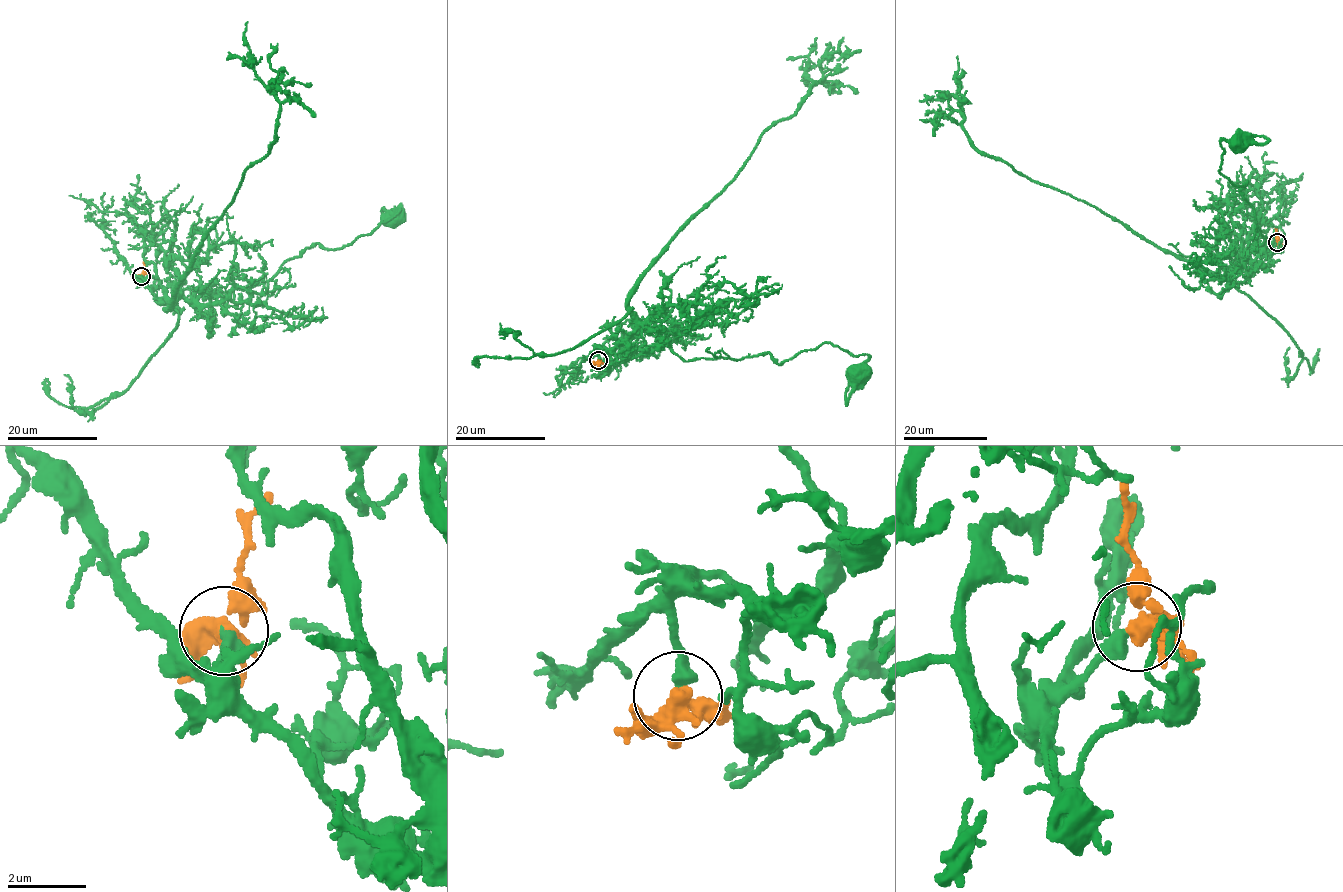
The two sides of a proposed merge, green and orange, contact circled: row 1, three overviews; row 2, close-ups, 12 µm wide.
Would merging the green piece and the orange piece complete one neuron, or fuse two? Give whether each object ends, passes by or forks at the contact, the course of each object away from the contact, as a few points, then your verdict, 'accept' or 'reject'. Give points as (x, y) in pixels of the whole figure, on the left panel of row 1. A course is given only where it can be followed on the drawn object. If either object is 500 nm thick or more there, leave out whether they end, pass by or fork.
green ends; orange forks; course green (142, 276), (163, 301), (253, 287), (317, 244), (344, 247), (399, 211), (394, 218); course orange (142, 276), (147, 260); accept

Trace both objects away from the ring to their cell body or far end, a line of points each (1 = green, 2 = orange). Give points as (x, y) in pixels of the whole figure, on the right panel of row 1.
1: (1277, 243), (1266, 263), (1243, 261), (1266, 237), (1240, 191), (1247, 182), (1219, 171), (1220, 142), (1240, 143)
2: (1277, 243), (1276, 227)

